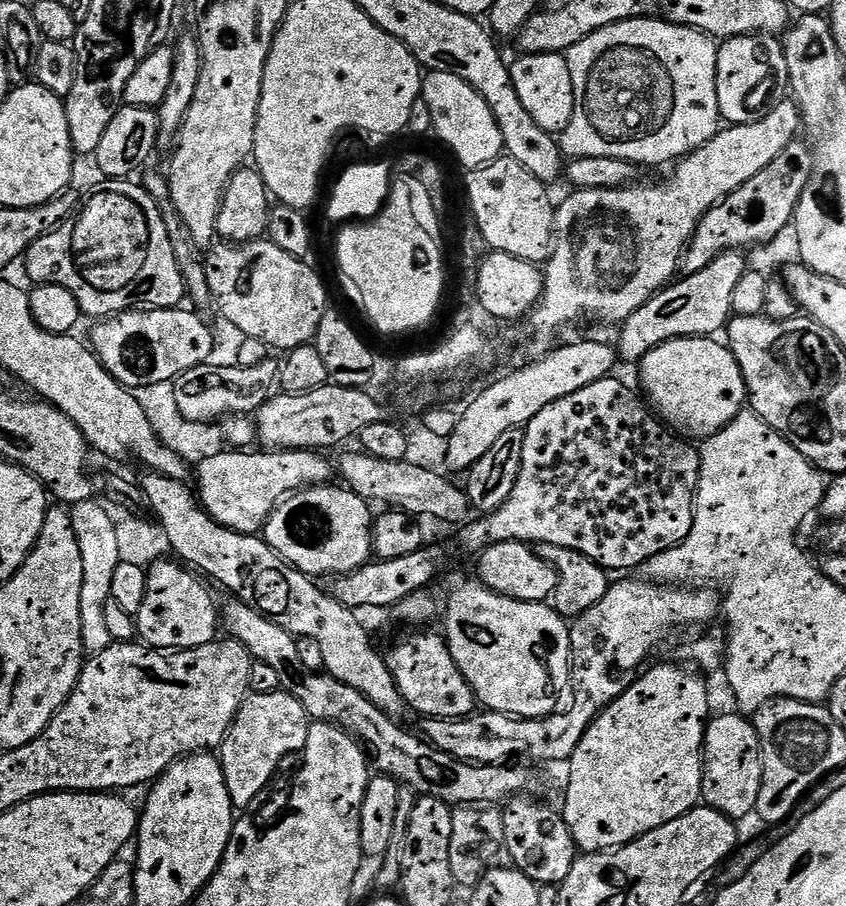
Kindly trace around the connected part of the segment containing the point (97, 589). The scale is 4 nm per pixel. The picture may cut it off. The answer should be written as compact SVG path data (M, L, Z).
M95 499L71 505L74 522L74 538L78 538L78 551L82 554L82 630L85 645L107 646L113 643L111 634L107 632L106 610L110 607L111 586L114 570L121 562L118 550L118 530L112 521L112 513L108 508L96 504Z

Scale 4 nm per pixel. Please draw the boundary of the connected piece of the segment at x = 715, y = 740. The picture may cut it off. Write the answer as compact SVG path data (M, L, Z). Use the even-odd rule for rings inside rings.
M747 715L720 716L709 719L704 729L704 786L702 800L733 822L756 811L758 790L762 790L764 763L756 725Z

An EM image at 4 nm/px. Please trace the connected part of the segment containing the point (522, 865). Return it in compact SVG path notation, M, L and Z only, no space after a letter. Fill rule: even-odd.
M512 798L507 801L503 805L502 811L504 813L504 825L506 826L506 850L510 850L510 858L512 859L512 863L516 869L516 871L521 872L522 874L526 874L526 878L530 878L537 886L541 885L561 885L564 882L564 879L568 877L570 874L570 870L574 866L574 862L576 861L576 857L578 855L578 849L576 843L574 842L574 838L570 834L570 830L566 826L566 822L564 821L563 815L559 811L556 812L552 808L547 808L544 804L539 804L536 800L516 800L520 798Z

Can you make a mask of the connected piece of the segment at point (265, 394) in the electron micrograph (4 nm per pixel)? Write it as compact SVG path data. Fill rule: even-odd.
M269 358L258 362L258 366L223 368L217 362L209 362L194 370L186 370L177 376L176 386L178 406L187 419L198 423L213 423L234 416L248 416L260 411L261 406L277 395L280 383L280 364Z

